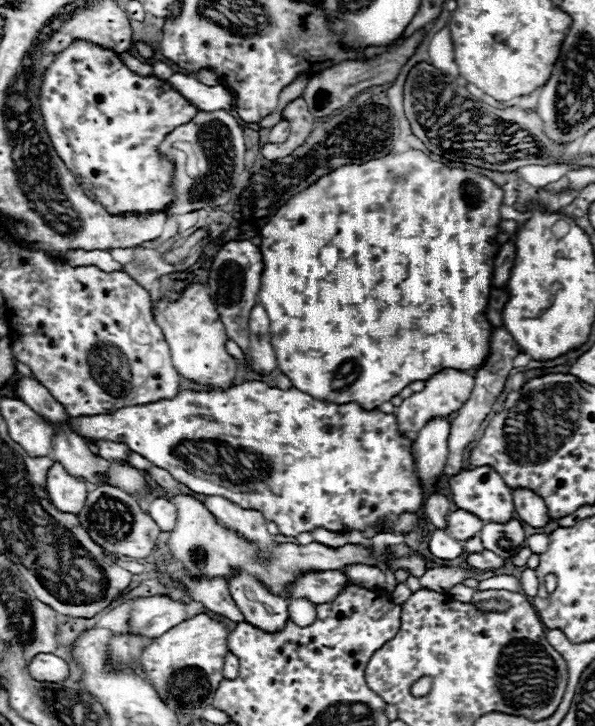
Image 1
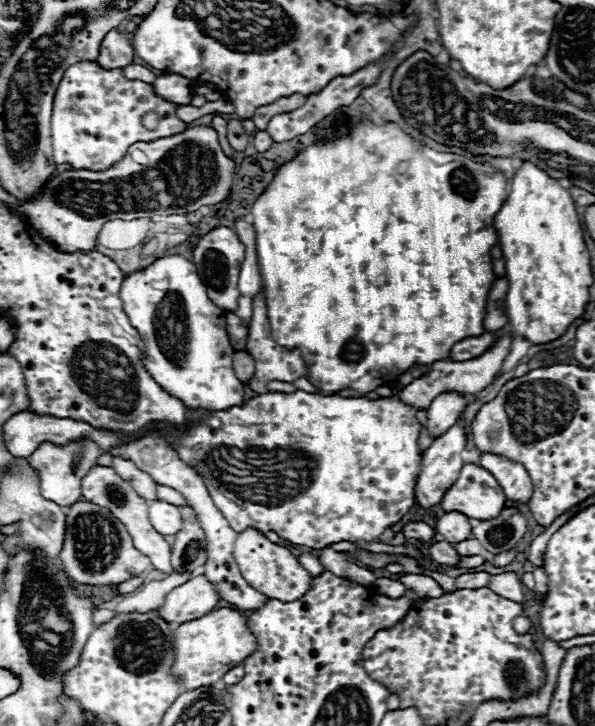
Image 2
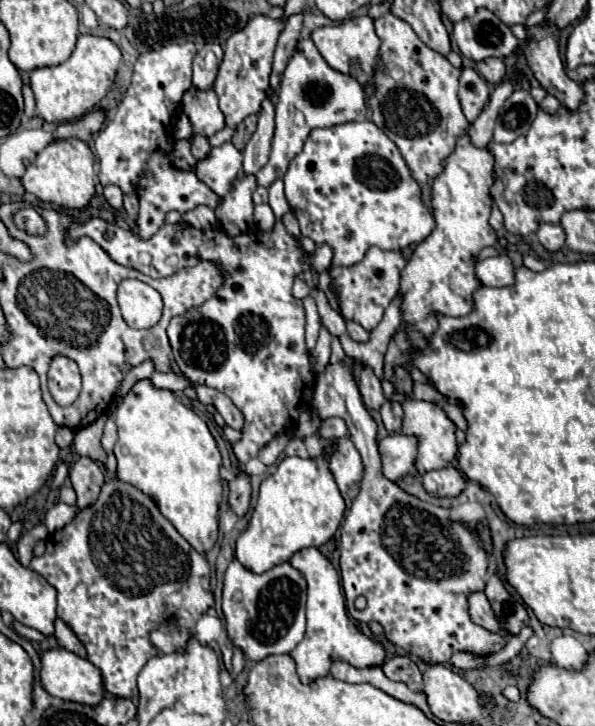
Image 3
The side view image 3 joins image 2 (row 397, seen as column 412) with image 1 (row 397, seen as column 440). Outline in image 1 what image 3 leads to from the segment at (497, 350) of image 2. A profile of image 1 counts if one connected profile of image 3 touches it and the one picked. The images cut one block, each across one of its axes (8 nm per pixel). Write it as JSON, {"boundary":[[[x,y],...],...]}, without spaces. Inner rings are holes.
{"boundary":[[[442,370],[440,374],[434,374],[430,380],[426,380],[426,388],[422,392],[412,394],[410,398],[406,398],[398,408],[396,408],[396,422],[398,422],[398,430],[400,434],[408,434],[408,432],[420,432],[424,428],[424,424],[436,416],[444,418],[450,416],[452,412],[456,412],[470,396],[474,388],[474,378],[466,372],[460,370]]]}

